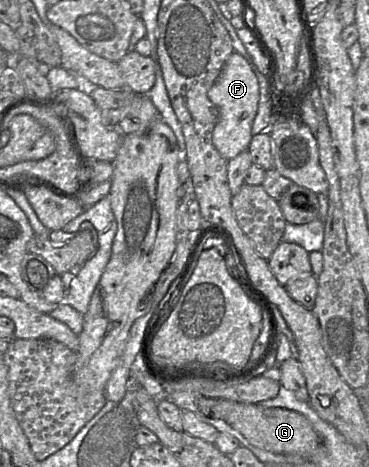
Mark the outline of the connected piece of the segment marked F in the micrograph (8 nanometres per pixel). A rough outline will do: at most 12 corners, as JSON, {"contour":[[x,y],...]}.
{"contour":[[230,54],[207,96],[218,109],[214,147],[229,161],[248,149],[260,86]]}

